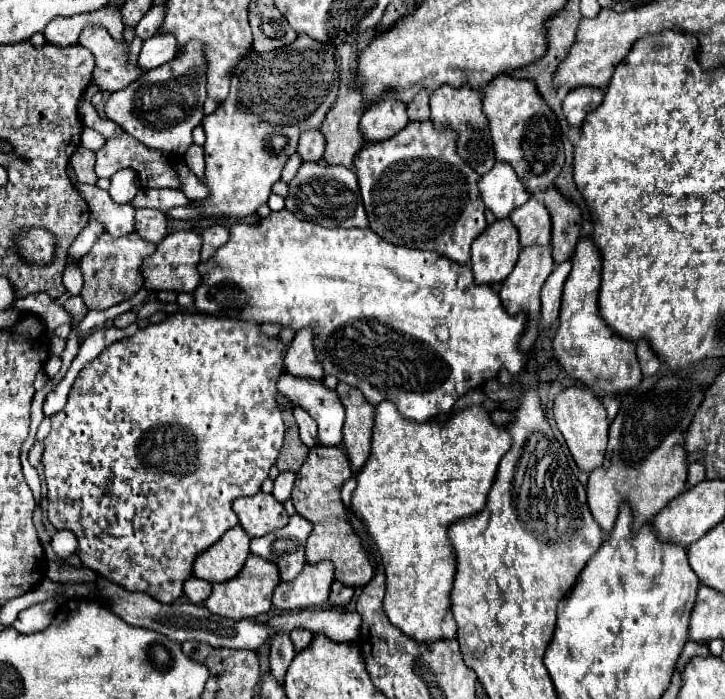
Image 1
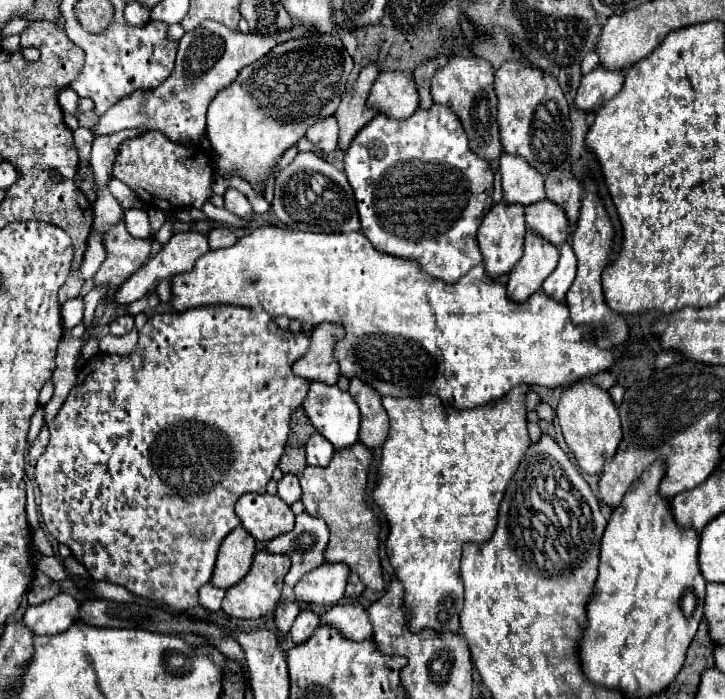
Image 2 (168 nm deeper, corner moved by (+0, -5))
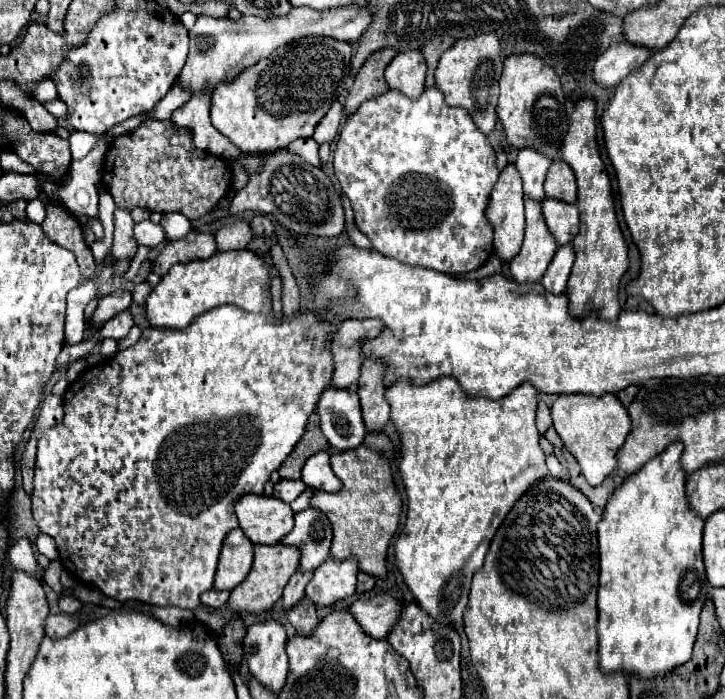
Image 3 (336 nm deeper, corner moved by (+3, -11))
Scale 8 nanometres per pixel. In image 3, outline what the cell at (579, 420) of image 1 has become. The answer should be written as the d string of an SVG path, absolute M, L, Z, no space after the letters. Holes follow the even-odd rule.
M560 395L552 405L552 421L564 447L576 457L590 485L600 485L616 469L616 451L630 431L630 417L616 395Z

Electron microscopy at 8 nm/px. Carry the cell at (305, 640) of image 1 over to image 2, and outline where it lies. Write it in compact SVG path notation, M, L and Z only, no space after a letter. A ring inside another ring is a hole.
M309 607L301 609L301 613L297 615L293 627L291 627L291 637L293 637L293 643L299 645L303 641L307 641L313 631L319 627L319 615L315 615Z

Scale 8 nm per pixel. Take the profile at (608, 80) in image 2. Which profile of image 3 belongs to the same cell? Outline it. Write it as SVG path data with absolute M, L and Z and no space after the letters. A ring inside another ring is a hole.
M620 41L606 49L600 59L594 63L592 79L600 87L612 89L620 81L624 81L630 73L640 69L640 65L648 59L648 51L640 51L640 47L628 47L628 43Z

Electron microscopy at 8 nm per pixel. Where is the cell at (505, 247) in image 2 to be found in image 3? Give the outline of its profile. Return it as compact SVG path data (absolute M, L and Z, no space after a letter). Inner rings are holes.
M508 163L506 169L500 173L500 179L486 207L486 219L494 229L494 255L500 261L510 263L512 257L518 255L524 237L524 193L522 193L520 175L516 175L516 167L512 167L512 163Z

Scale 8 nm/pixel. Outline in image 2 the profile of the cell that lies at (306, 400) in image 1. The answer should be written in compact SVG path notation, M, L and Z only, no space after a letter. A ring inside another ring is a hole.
M311 383L309 395L303 403L303 409L307 409L307 415L315 429L335 447L345 449L359 441L359 407L353 401L353 397L347 391L341 391L337 385L325 385L325 383Z

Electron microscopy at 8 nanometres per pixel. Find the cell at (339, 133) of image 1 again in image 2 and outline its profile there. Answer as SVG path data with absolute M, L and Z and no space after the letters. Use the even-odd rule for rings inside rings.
M377 65L363 67L355 85L347 93L343 93L343 101L339 103L339 109L335 111L335 117L339 123L339 147L341 149L347 149L353 137L357 135L357 131L377 115L377 111L369 109L367 105L369 91L377 75L379 75Z

